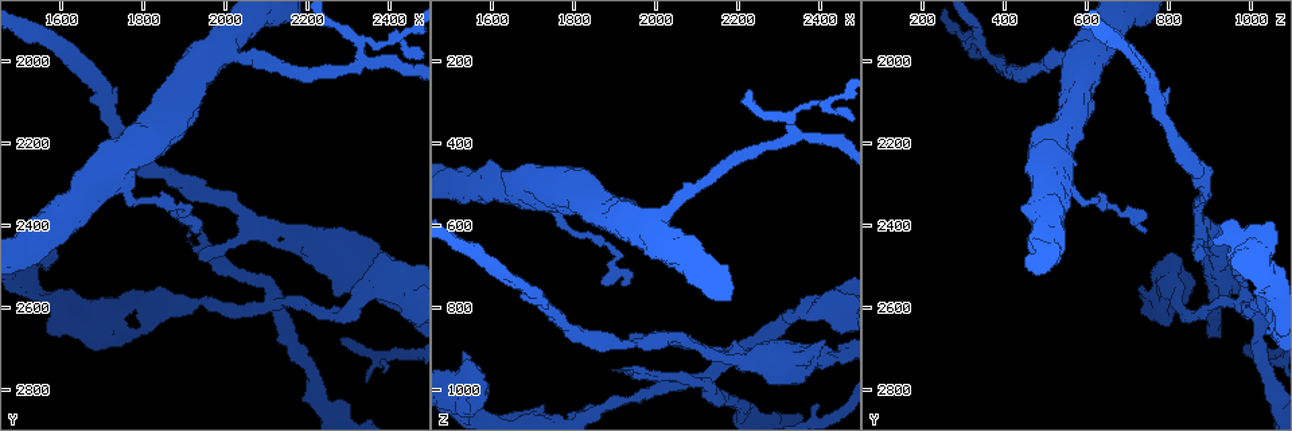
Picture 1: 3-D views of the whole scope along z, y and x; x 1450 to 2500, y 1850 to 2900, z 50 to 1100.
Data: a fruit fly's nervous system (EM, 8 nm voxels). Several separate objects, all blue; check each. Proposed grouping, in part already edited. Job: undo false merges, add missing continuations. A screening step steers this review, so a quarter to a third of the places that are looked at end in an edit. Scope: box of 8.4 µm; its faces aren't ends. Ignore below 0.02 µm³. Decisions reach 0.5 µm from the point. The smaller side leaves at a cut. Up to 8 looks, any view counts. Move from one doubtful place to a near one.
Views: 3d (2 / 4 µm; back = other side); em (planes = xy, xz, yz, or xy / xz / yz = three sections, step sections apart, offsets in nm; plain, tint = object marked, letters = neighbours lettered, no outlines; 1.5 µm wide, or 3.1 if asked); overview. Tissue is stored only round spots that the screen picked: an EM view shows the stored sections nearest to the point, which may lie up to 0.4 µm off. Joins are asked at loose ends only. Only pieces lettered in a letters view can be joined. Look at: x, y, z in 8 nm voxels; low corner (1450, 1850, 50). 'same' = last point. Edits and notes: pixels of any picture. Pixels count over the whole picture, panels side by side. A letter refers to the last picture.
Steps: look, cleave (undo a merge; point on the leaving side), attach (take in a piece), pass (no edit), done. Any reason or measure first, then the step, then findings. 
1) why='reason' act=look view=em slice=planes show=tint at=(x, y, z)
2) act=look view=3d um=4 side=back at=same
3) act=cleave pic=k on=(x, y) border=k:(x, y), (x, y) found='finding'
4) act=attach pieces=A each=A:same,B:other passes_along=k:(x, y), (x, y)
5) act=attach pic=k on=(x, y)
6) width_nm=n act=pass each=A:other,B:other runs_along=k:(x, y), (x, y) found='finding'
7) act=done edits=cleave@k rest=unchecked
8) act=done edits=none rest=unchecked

why='three arms meet' act=look view=em slice=yz step=8 show=plain at=(2330, 1995, 390)

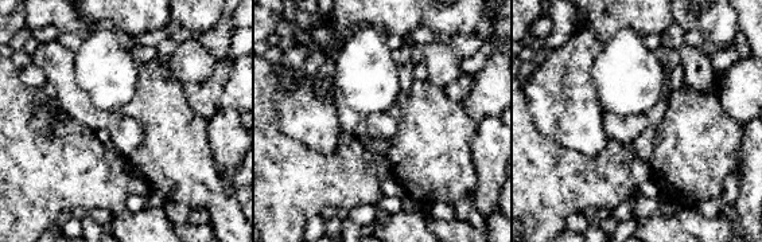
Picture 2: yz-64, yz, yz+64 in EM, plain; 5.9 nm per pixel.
why='what lies round it' act=look view=em slice=yz step=8 show=letters at=same

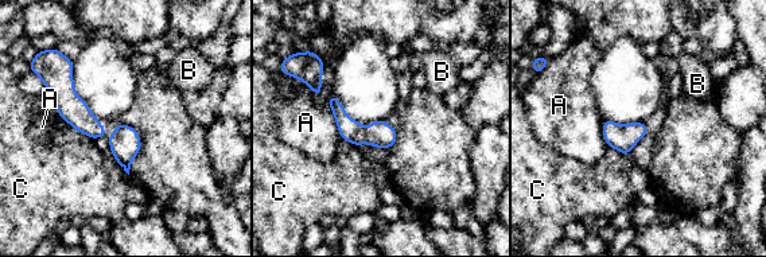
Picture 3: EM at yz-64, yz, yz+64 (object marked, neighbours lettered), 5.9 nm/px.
act=pass each=A:other,B:other,C:other border=3:(70, 124), (92, 140) found='all the same neuron'

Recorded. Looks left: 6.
why='tapers out' act=look view=em slice=yz step=4 show=tint at=(1915, 2425, 950)

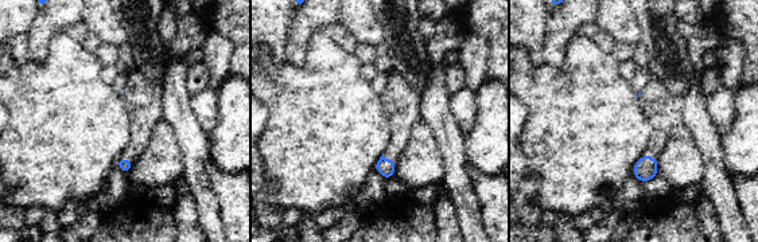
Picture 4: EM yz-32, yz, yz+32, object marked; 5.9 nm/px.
why='cut it another way' act=look view=em slice=planes show=letters at=same

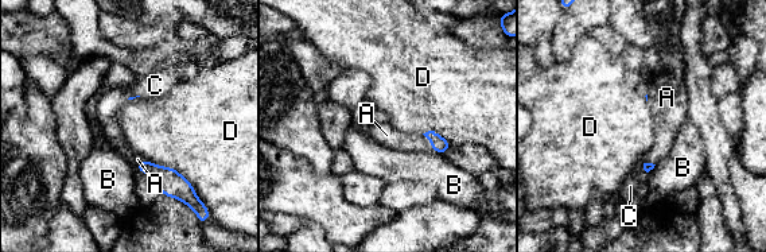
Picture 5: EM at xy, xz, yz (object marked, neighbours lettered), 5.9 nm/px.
act=attach pieces=A each=A:same,B:other,C:other,D:other passes_along=5:(439, 144), (428, 140), (388, 135) found='it goes on there'

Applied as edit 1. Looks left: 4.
act=done edits=attach@5 rest=unchecked

